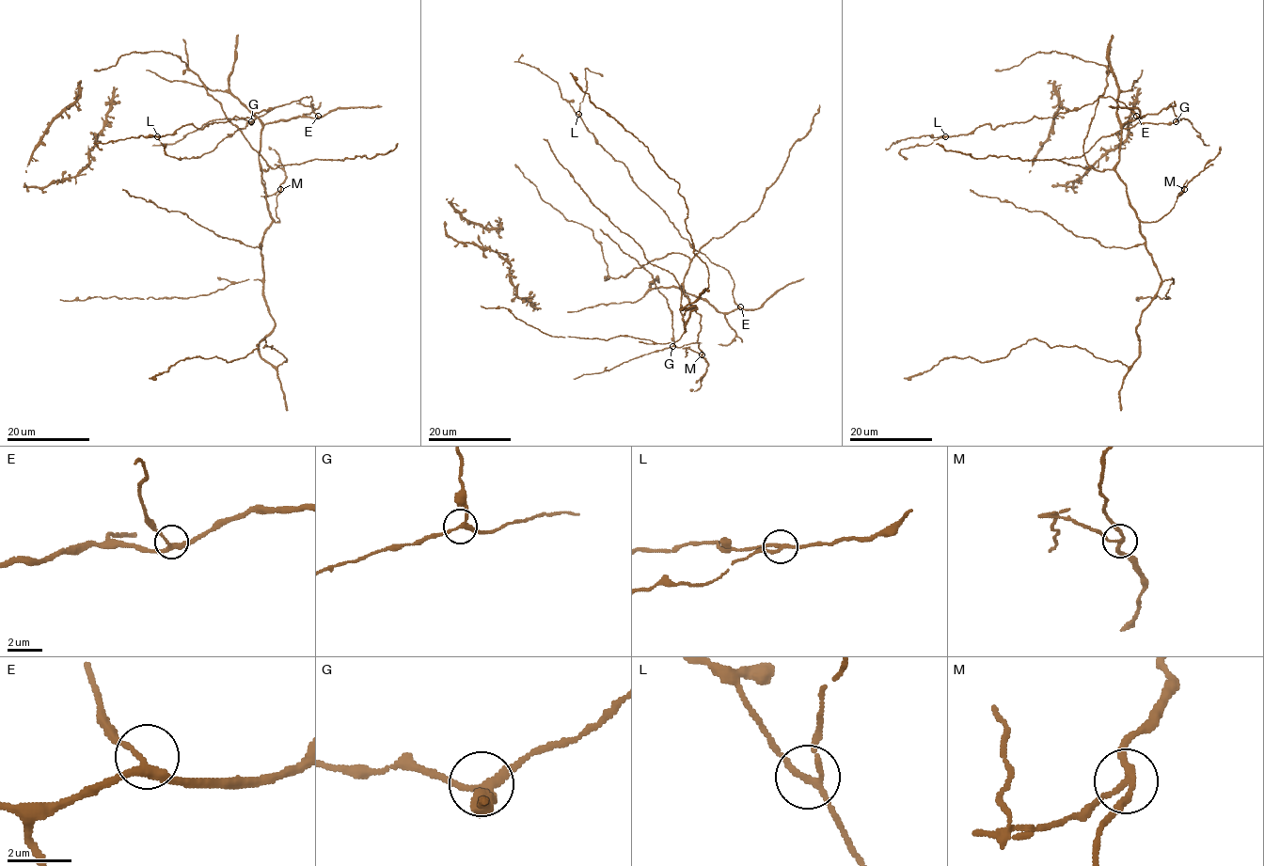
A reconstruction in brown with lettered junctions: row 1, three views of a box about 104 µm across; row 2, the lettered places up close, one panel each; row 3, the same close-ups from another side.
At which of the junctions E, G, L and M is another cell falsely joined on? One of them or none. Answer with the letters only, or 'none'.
M

